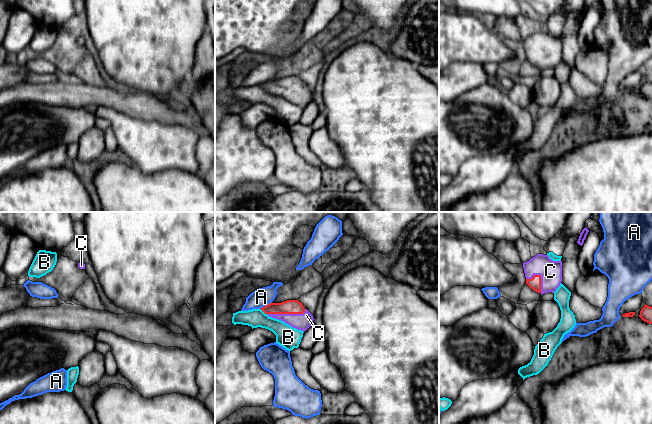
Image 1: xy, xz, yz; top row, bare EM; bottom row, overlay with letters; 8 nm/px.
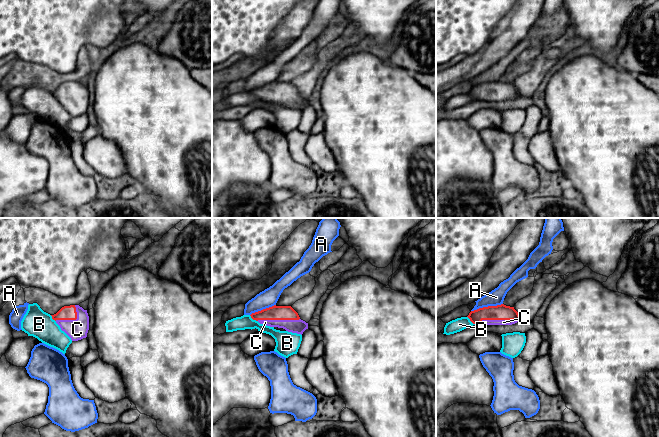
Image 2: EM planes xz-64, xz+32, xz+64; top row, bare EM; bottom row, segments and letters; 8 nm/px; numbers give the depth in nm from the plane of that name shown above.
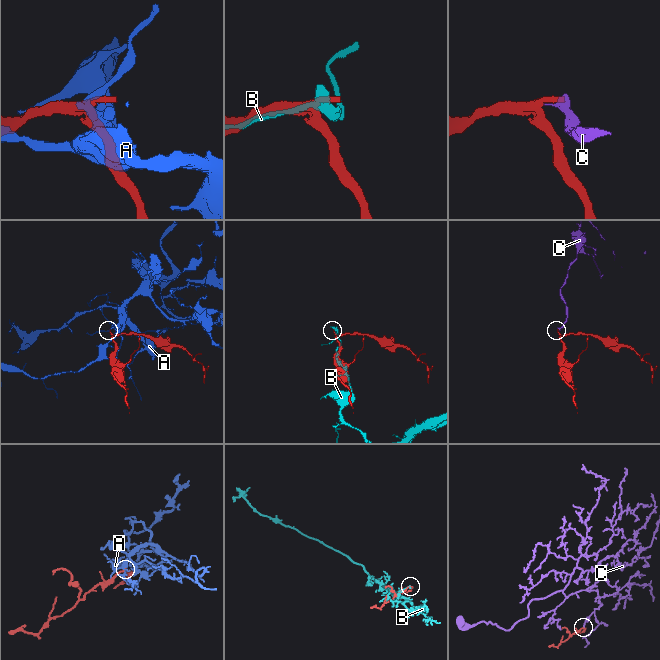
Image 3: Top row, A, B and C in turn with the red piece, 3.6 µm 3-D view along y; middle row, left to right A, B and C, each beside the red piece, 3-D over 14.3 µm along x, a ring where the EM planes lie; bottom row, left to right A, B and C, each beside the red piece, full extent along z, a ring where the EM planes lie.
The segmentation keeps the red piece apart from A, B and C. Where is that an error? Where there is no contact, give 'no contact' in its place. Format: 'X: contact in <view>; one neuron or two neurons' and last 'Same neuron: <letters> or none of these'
A: contact in xz; two neurons
B: contact in xz; two neurons
C: contact in xz; one neuron
Same neuron: C

